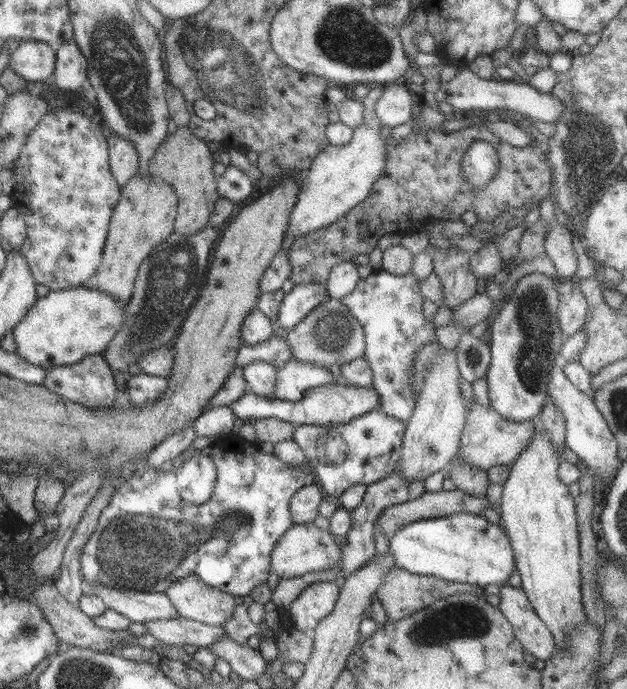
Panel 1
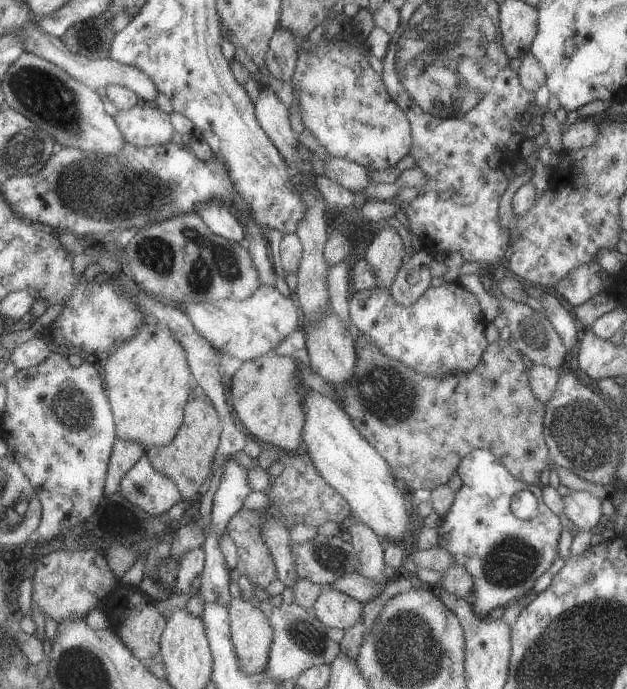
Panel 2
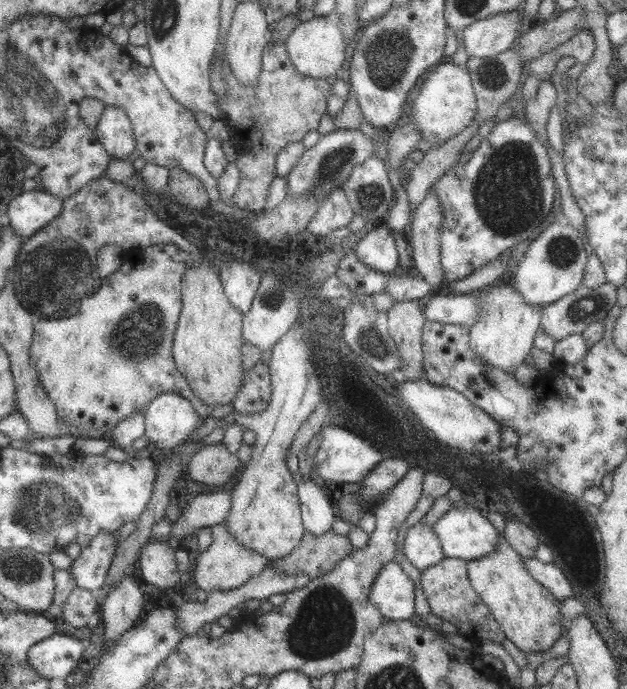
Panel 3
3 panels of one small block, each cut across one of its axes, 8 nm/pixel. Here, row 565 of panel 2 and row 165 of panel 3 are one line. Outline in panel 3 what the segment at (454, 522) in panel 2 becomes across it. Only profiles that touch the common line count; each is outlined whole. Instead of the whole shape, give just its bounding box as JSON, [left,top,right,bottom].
[434,114,557,282]

